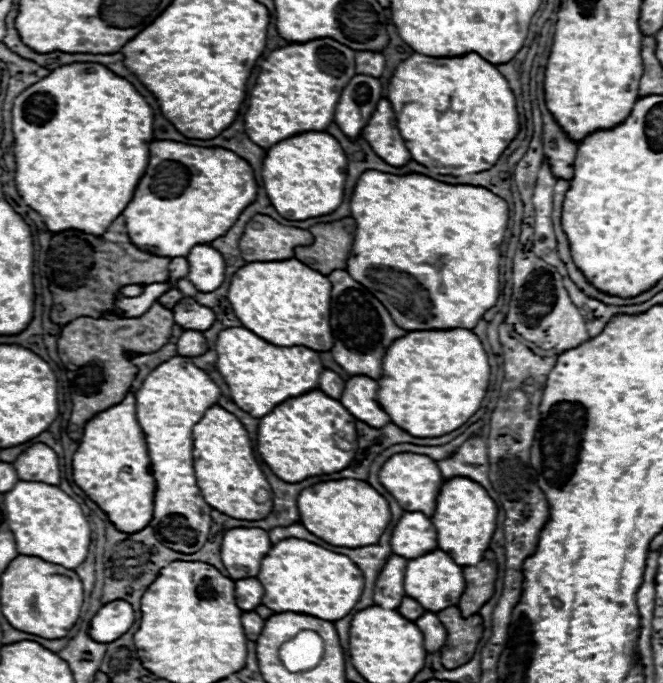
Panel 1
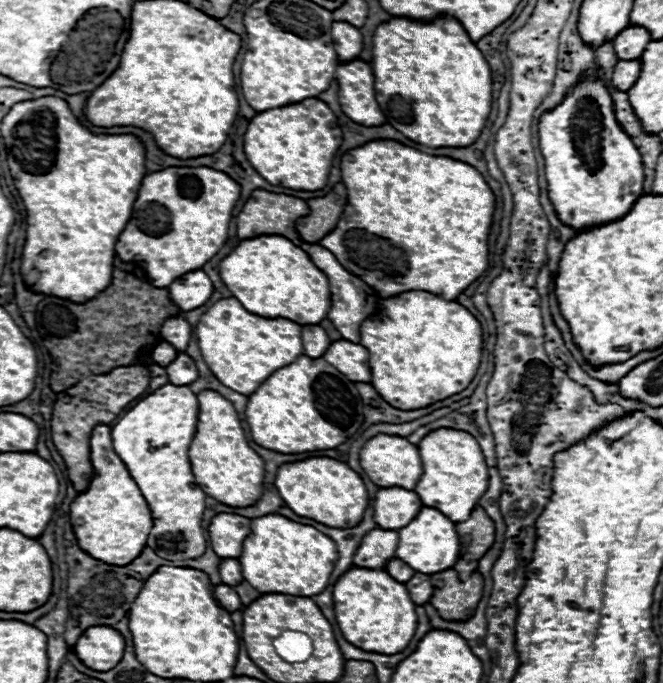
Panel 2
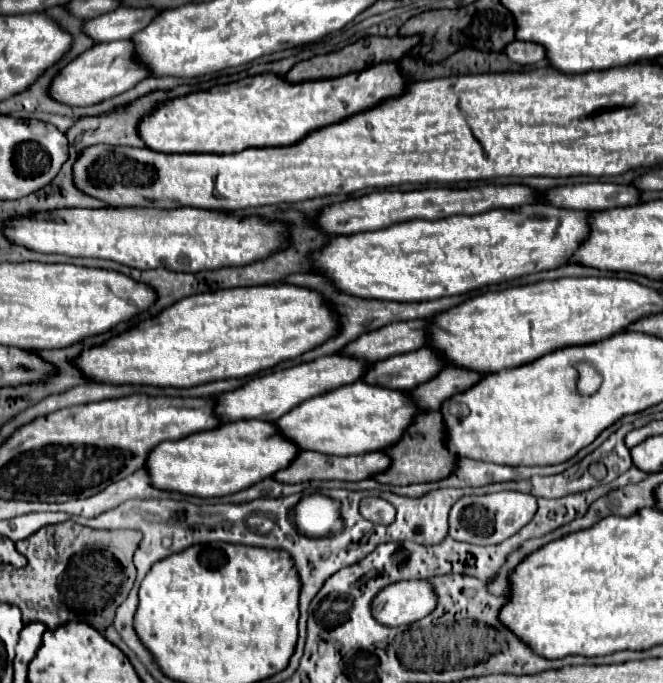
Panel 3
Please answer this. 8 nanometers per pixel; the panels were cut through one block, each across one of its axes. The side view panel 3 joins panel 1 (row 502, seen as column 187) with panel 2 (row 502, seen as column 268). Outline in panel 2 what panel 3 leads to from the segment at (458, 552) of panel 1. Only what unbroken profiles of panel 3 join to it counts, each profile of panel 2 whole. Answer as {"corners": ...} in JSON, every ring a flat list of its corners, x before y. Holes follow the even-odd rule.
{"corners":[[438,428,420,440,418,450,424,472,414,492,420,496,422,504,438,508,454,522,466,520,478,504,480,496,488,490,488,468,476,438,468,432,460,432,454,428]]}

